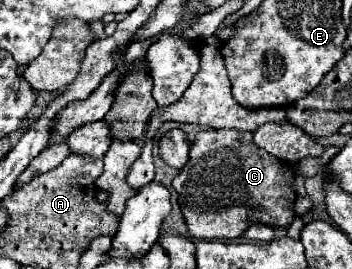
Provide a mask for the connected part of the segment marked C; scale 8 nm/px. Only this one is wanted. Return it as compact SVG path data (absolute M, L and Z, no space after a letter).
M207 130L197 132L189 162L179 170L173 188L179 194L181 212L193 238L199 240L235 240L251 224L287 228L293 222L296 201L293 188L295 168L277 160L253 144L251 132Z

